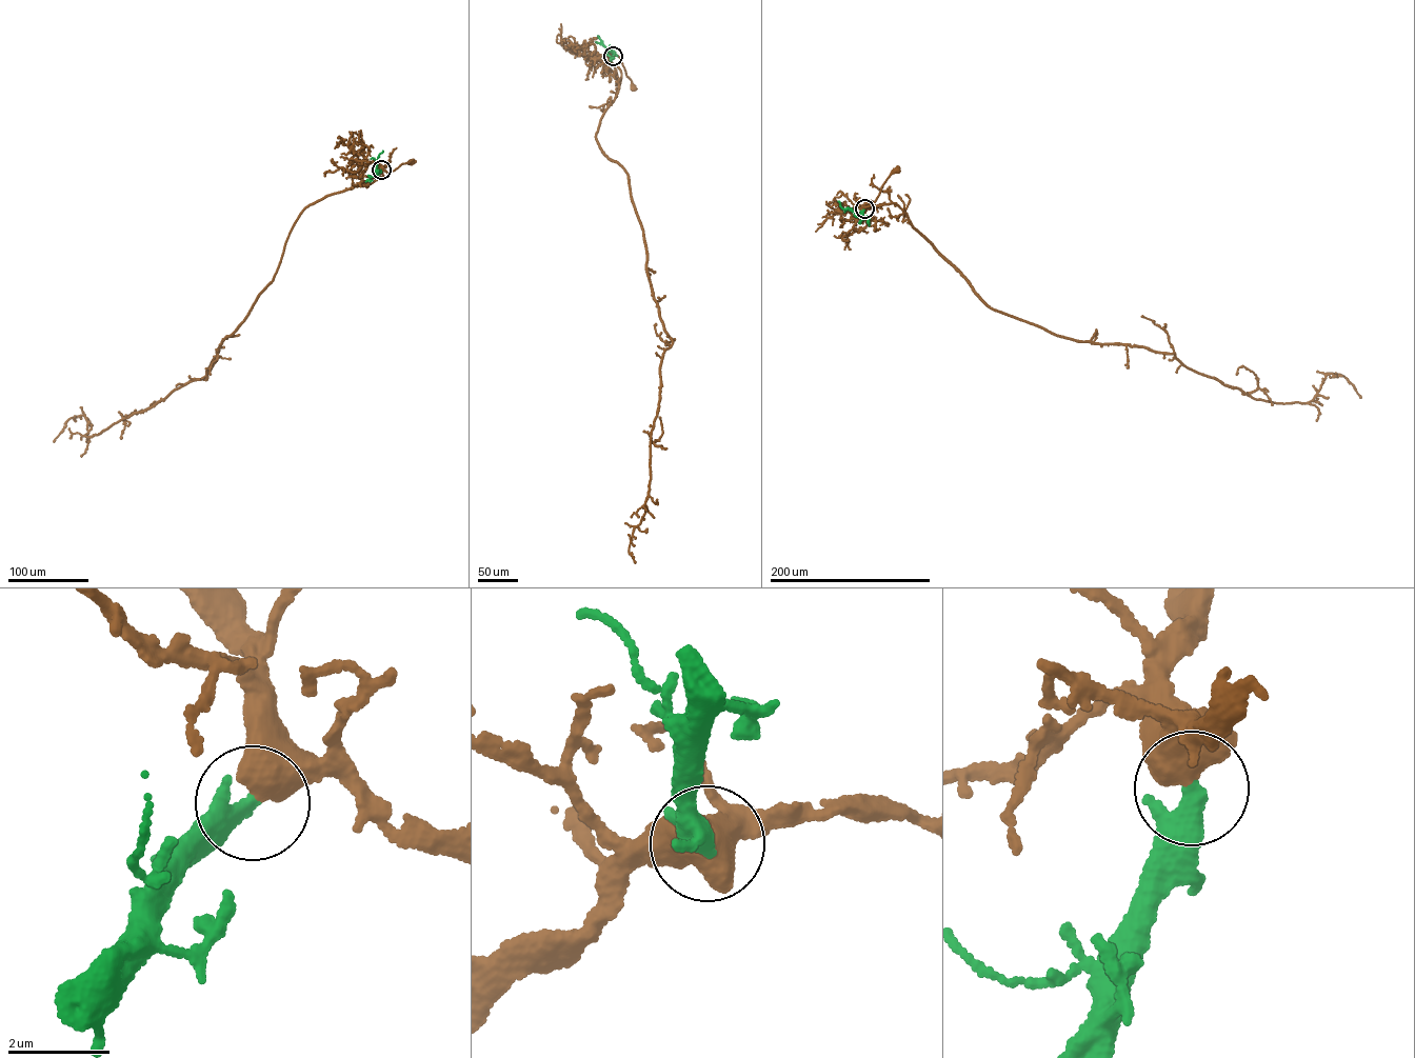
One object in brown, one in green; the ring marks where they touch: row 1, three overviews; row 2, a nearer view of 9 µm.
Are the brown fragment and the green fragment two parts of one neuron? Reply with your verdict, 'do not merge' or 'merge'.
merge

